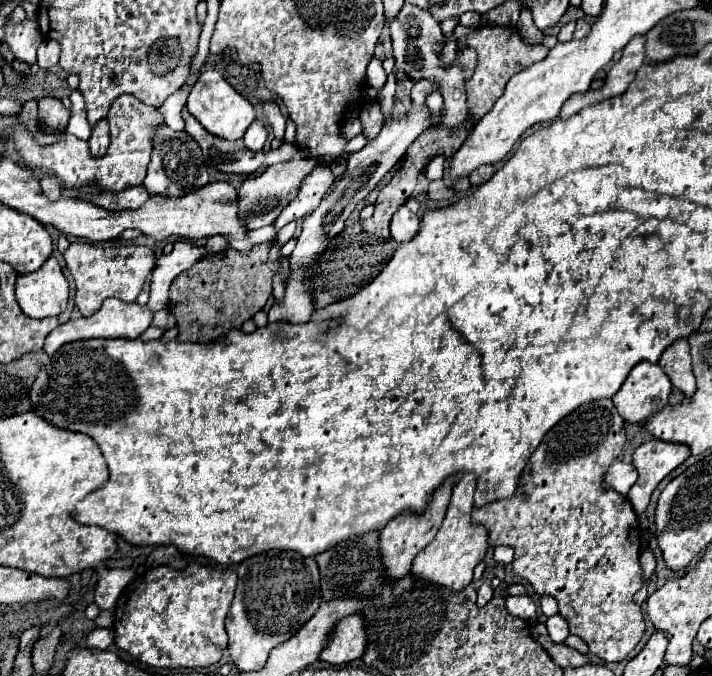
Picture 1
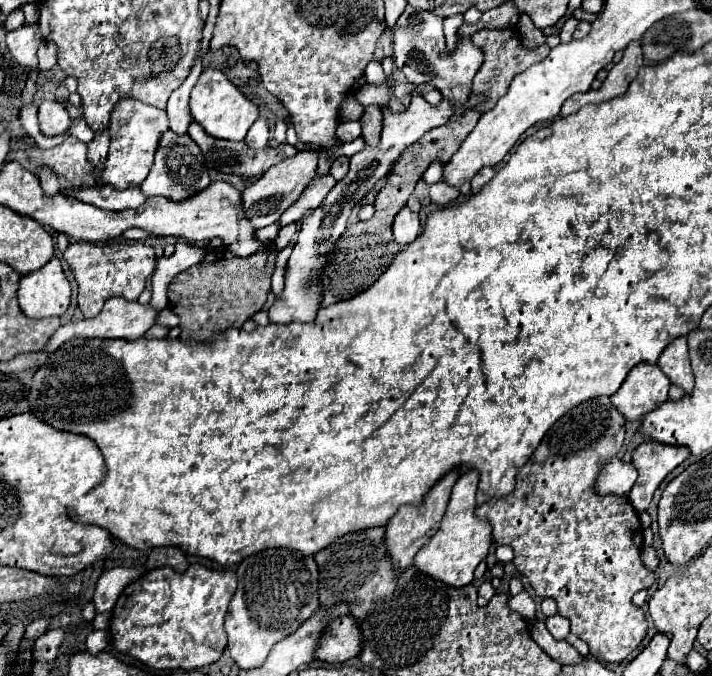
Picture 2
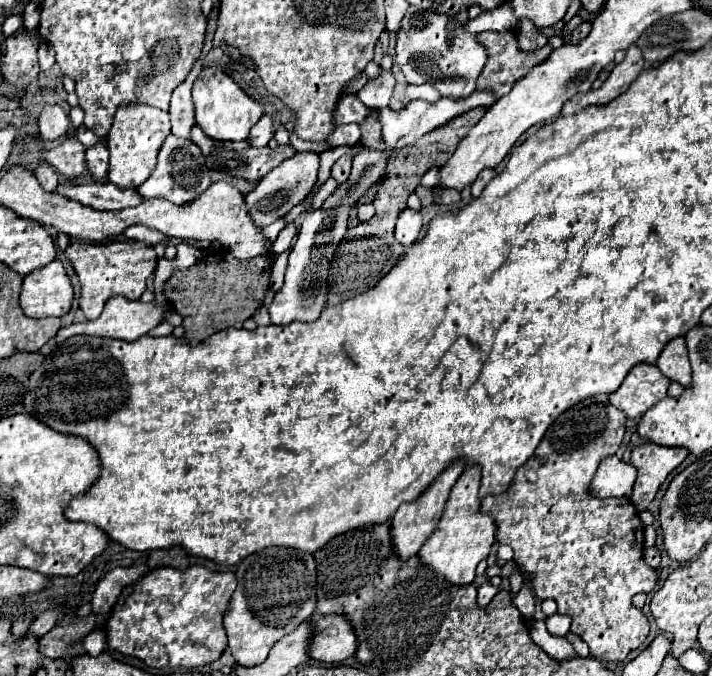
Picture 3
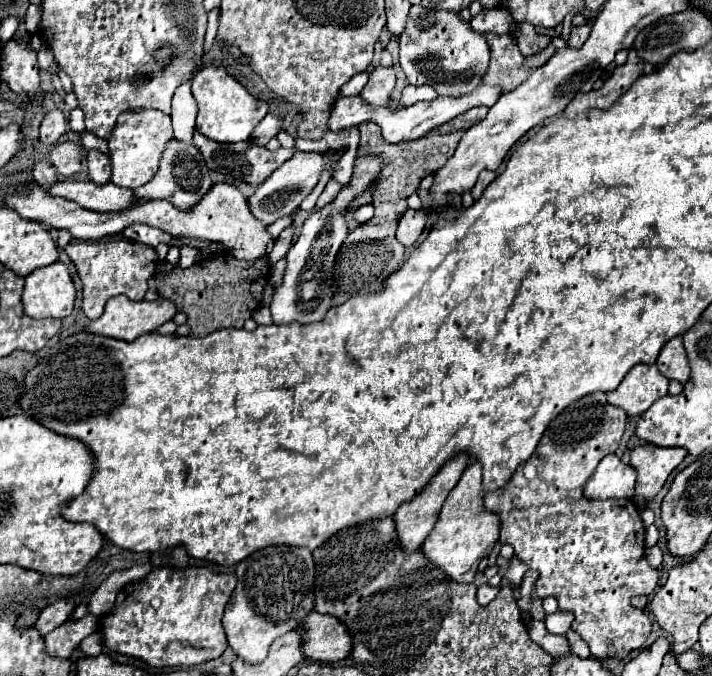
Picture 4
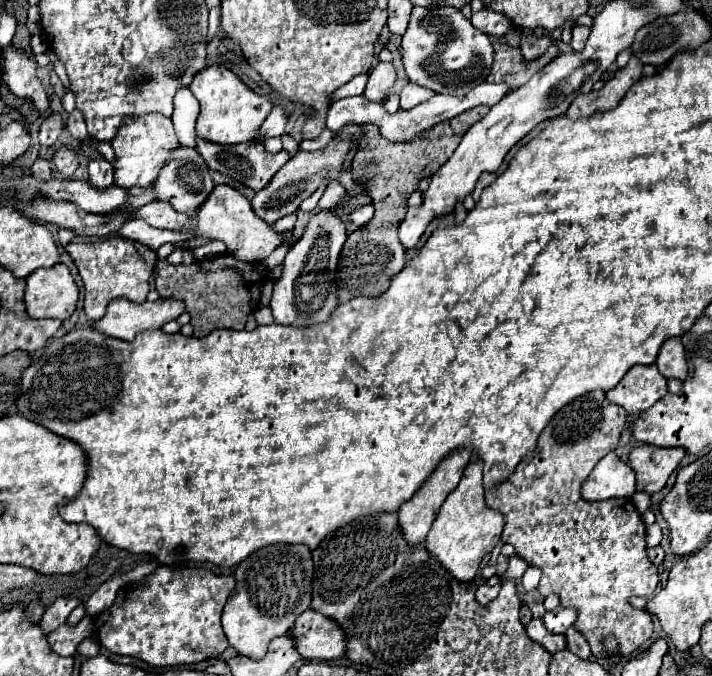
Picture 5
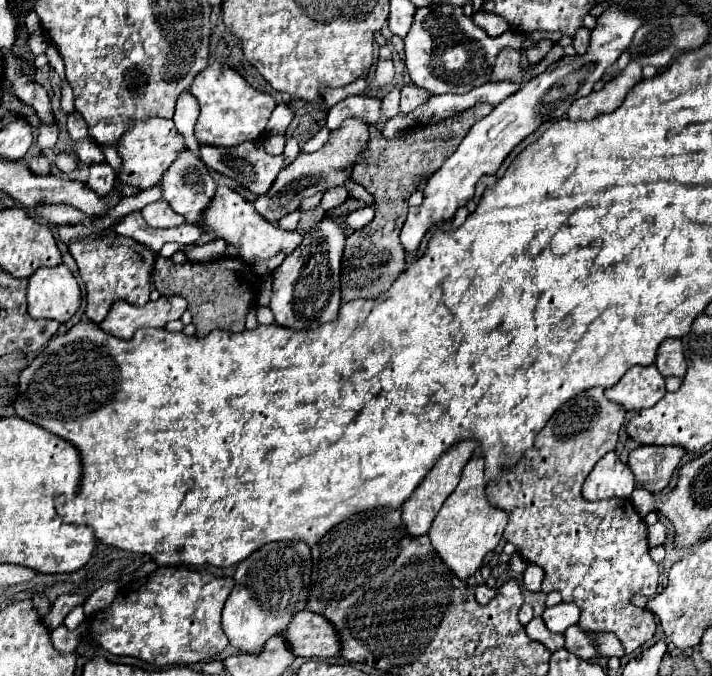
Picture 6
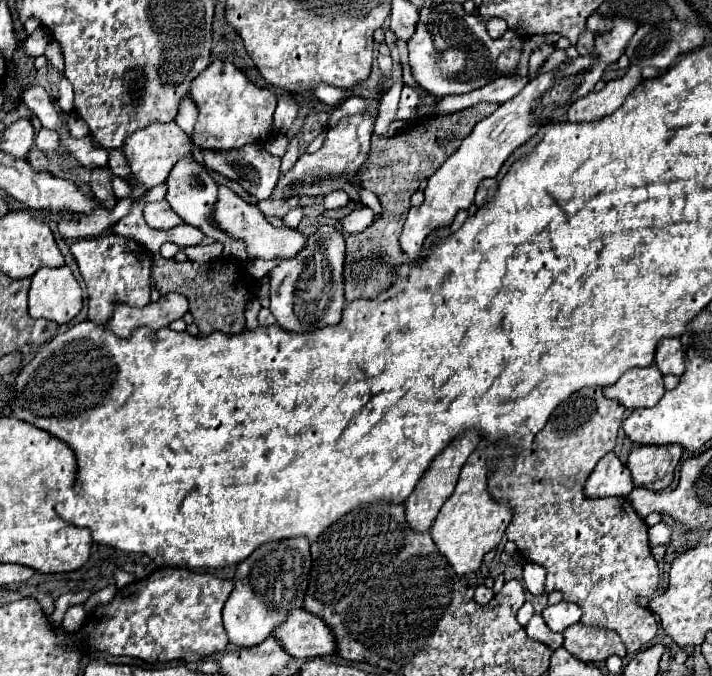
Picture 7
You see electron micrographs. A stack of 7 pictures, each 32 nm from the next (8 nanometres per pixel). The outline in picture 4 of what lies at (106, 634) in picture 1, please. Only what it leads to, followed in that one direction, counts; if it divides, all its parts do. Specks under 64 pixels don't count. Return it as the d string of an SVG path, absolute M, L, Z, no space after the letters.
M96 630L92 632L90 636L86 636L82 642L80 642L80 648L84 650L86 656L98 656L104 648L104 642L102 642L102 634Z

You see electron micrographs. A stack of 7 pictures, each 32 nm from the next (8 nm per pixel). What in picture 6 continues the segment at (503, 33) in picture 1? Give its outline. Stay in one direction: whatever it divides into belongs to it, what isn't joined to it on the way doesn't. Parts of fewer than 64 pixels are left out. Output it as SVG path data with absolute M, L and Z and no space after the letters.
M554 44L552 50L546 54L546 58L542 58L536 66L528 66L526 70L522 70L520 66L520 52L514 50L514 48L502 48L502 52L498 54L496 58L496 64L494 64L494 72L490 76L492 82L498 82L498 80L510 80L514 84L524 84L528 82L532 76L544 72L550 64L554 64L556 60L560 60L564 56L564 50L560 44Z

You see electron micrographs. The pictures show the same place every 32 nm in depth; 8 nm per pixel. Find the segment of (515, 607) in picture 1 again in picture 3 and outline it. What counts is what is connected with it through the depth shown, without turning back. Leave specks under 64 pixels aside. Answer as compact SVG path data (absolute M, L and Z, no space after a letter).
M524 586L514 598L512 598L512 604L520 610L520 614L526 618L526 620L532 620L534 618L534 596L530 592L528 586Z

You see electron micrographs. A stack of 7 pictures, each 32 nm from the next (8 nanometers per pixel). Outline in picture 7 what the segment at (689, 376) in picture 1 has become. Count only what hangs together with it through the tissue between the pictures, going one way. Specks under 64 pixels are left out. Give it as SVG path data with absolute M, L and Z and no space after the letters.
M664 338L656 348L656 366L662 374L680 376L684 372L684 354L678 338Z

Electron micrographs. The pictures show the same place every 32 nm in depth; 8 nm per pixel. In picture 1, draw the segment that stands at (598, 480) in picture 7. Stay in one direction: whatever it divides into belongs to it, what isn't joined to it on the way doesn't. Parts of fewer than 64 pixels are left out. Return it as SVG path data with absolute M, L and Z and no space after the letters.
M616 460L610 466L610 472L606 474L606 486L614 488L622 496L628 494L628 490L632 488L634 482L636 482L636 468L632 464L624 464L620 460Z

